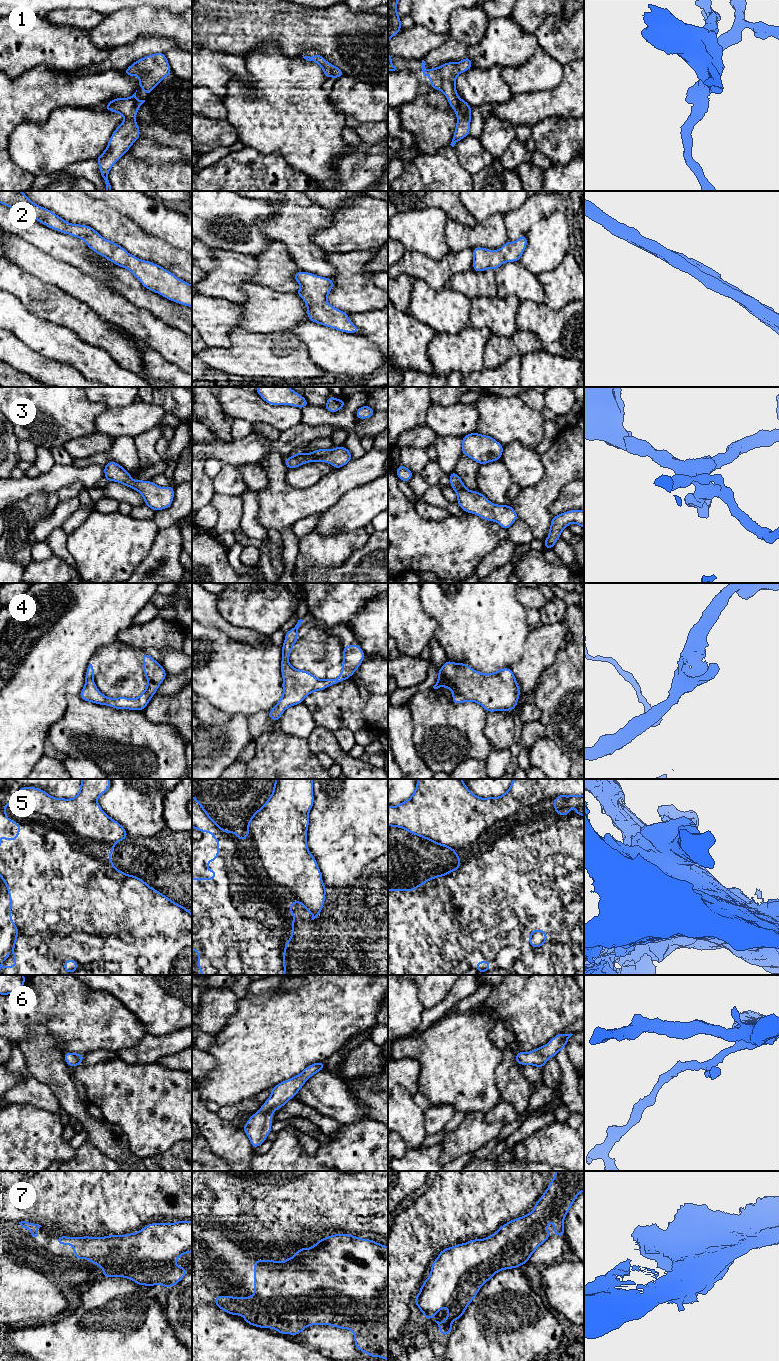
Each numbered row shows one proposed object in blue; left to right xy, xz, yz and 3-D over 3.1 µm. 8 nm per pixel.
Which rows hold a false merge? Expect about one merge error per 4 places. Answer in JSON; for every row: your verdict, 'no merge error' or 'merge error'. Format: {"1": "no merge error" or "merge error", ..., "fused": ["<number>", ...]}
{"1": "no merge error", "2": "no merge error", "3": "no merge error", "4": "no merge error", "5": "merge error", "6": "no merge error", "7": "no merge error", "fused": ["5"]}

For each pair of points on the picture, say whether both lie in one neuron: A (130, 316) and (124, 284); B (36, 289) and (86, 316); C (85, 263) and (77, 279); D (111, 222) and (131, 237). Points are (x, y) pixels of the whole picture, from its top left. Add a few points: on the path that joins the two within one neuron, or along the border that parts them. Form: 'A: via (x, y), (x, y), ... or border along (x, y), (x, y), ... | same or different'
A: border along (108, 285), (134, 304), (148, 310) | different
B: via (48, 298), (56, 306), (74, 314) | same
C: border along (60, 260), (75, 265), (82, 272), (102, 282) | different
D: via (116, 227), (126, 235) | same

